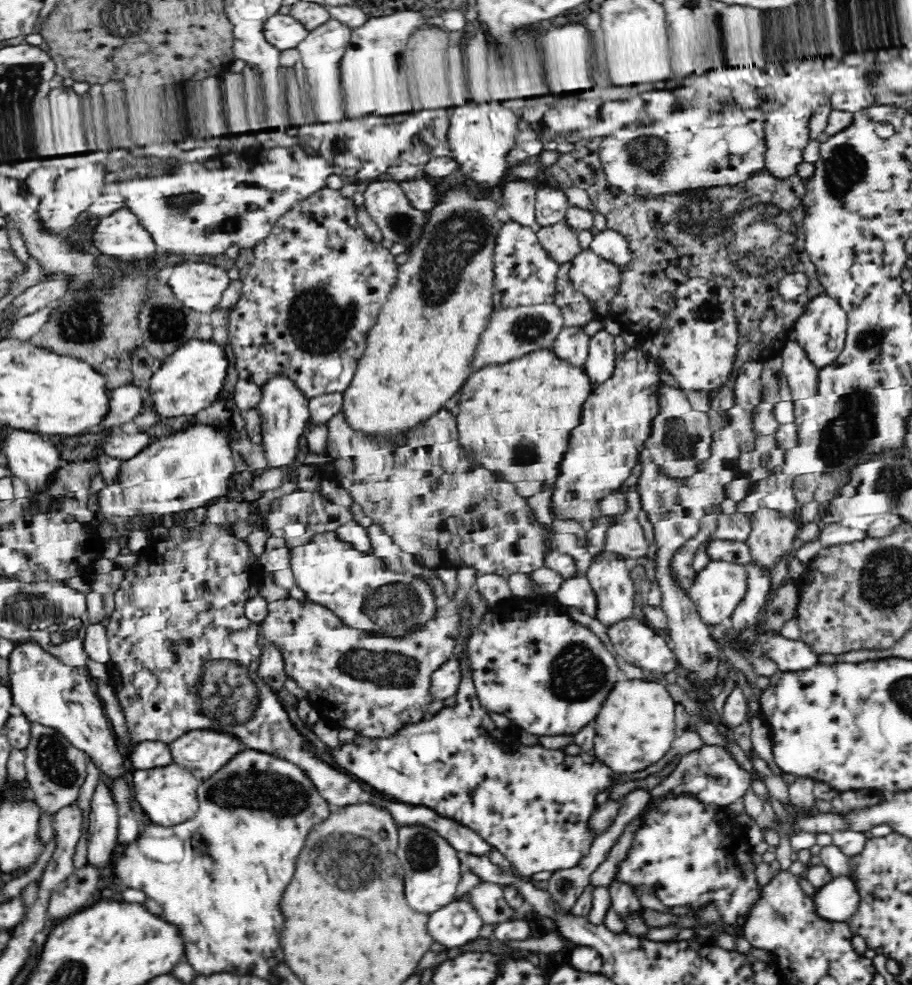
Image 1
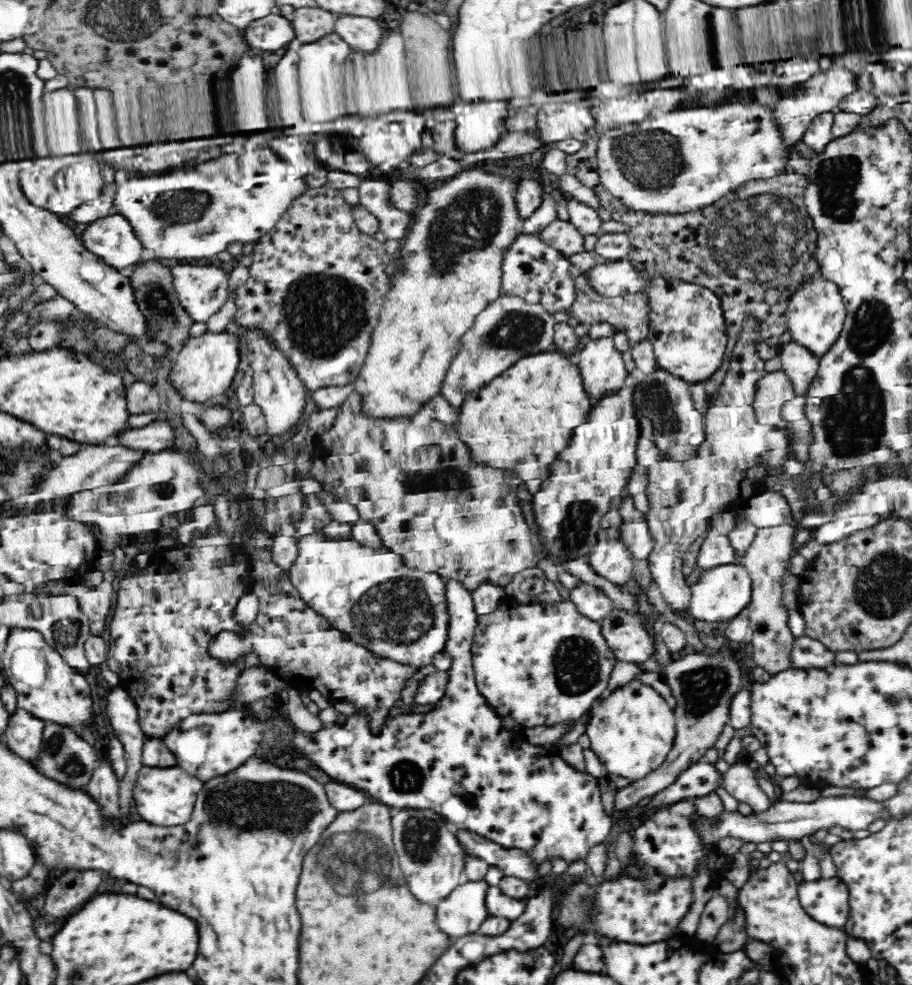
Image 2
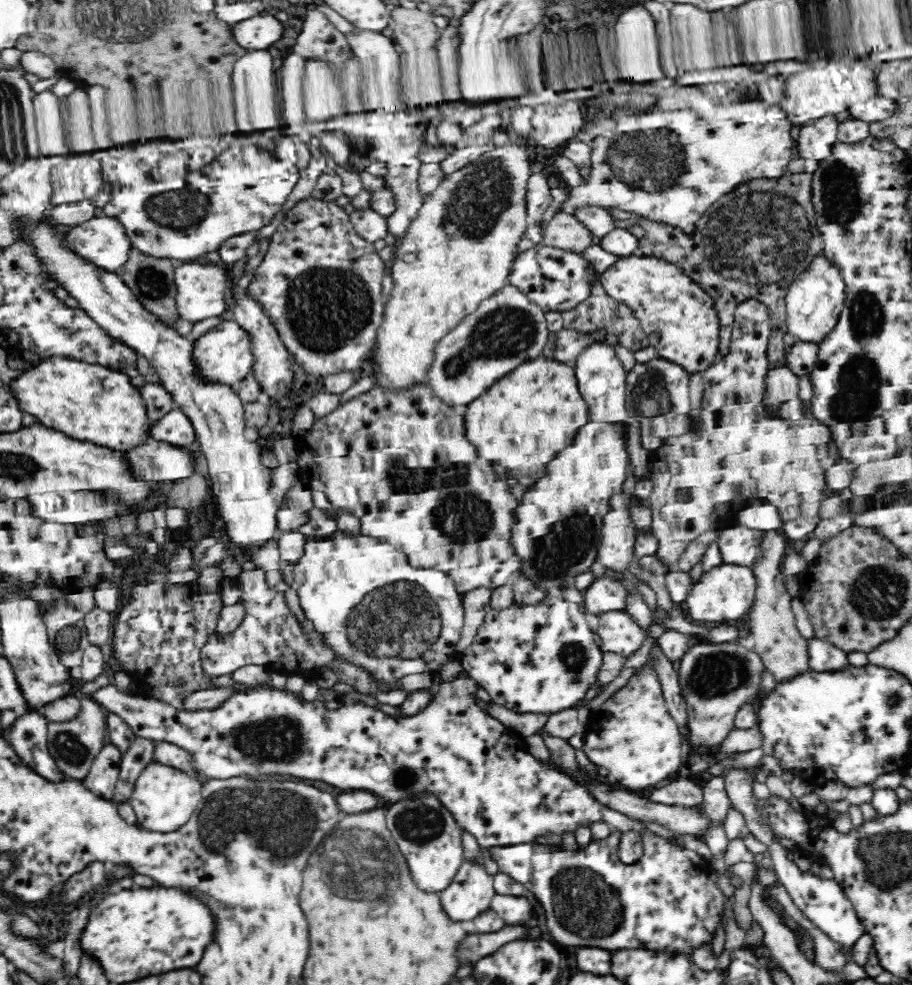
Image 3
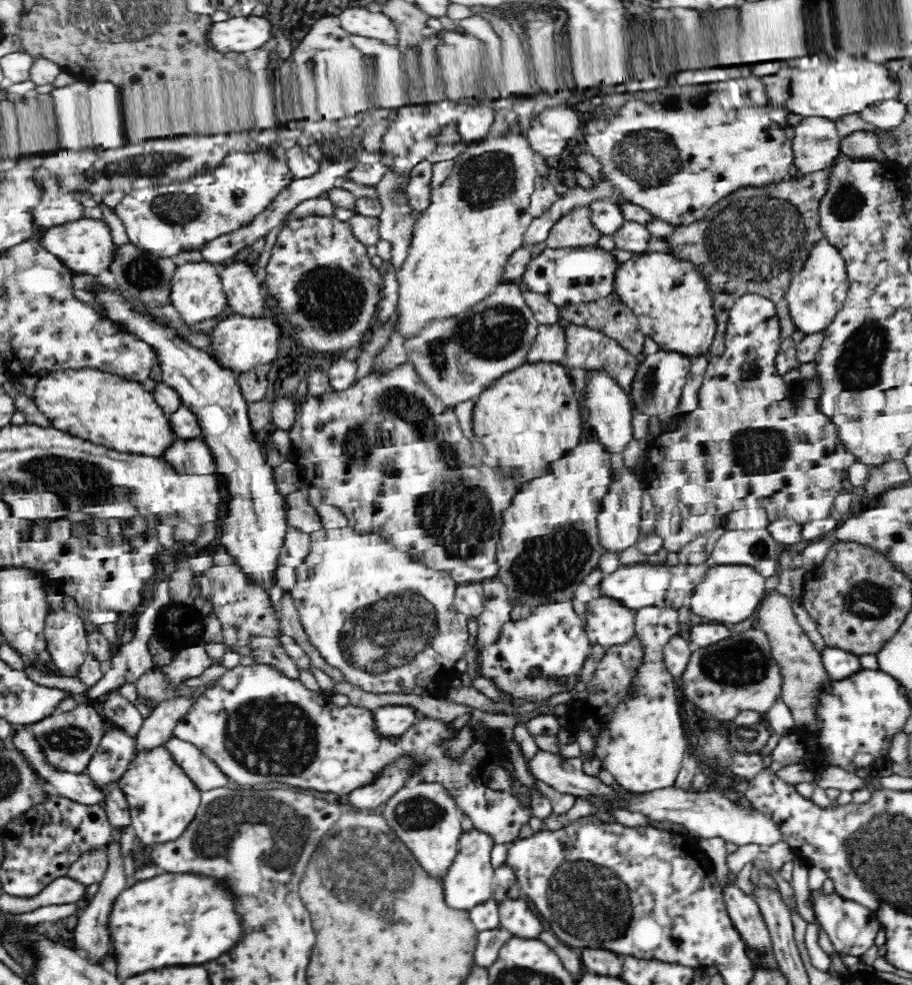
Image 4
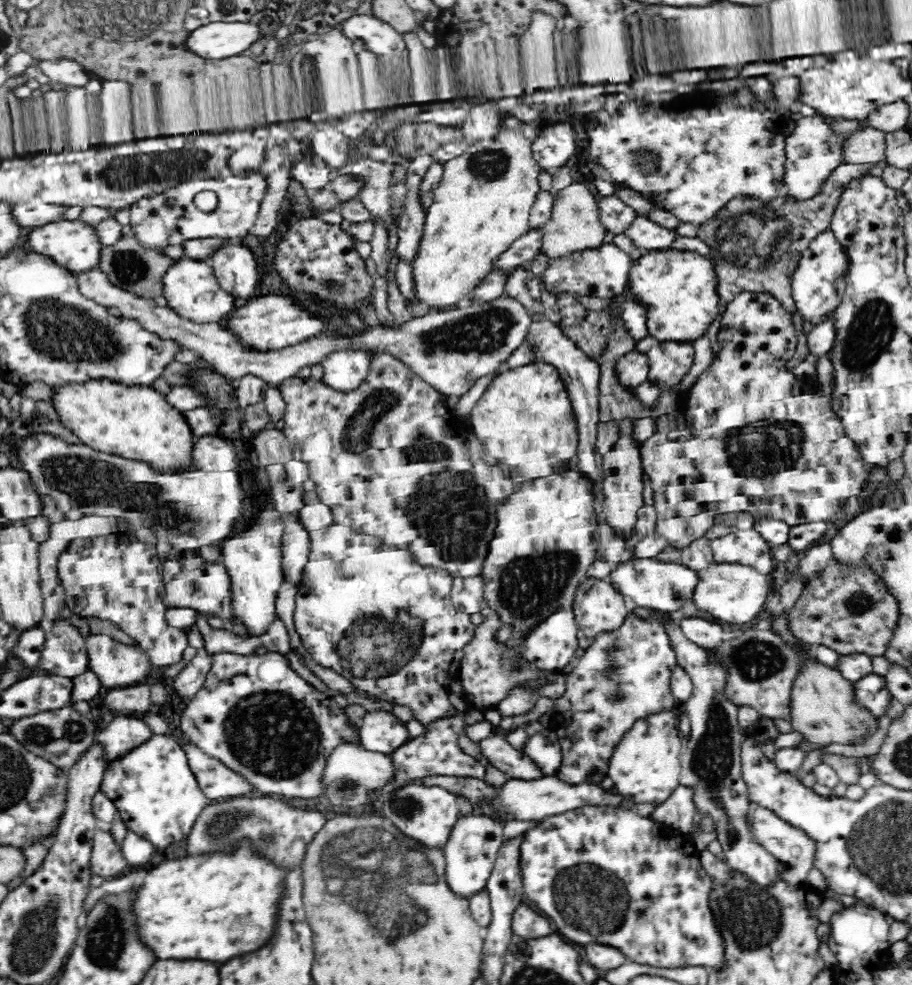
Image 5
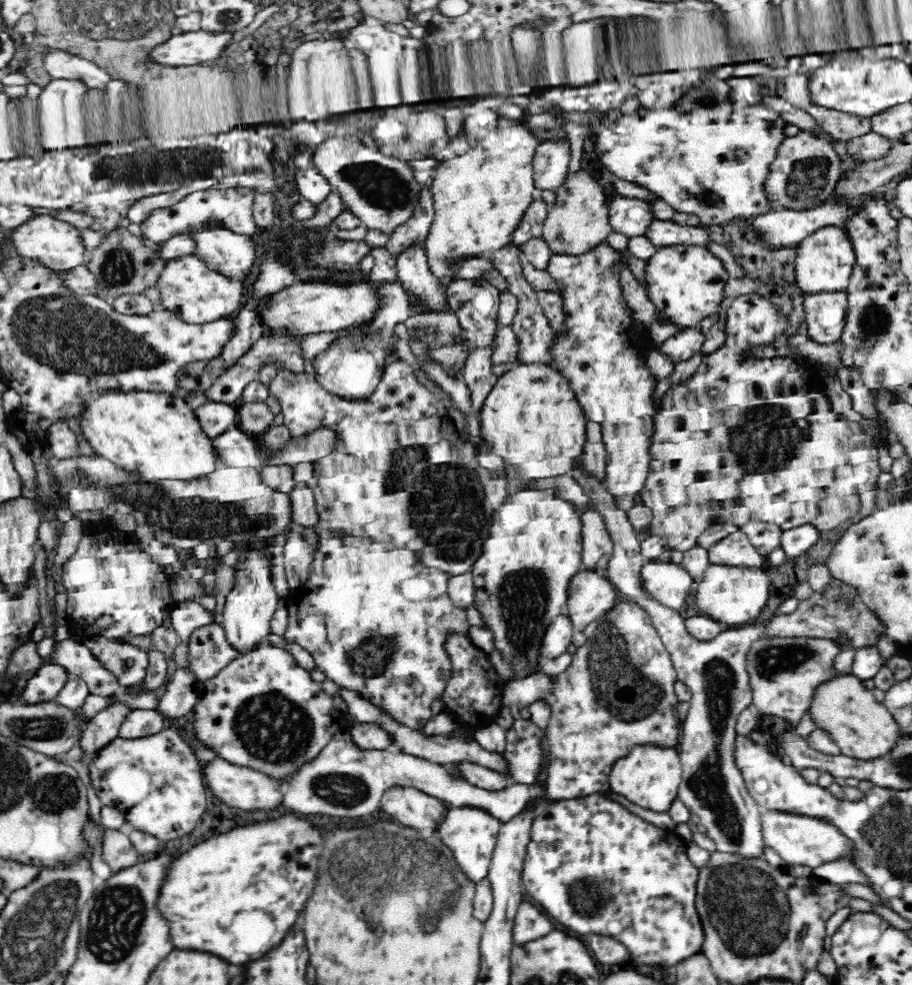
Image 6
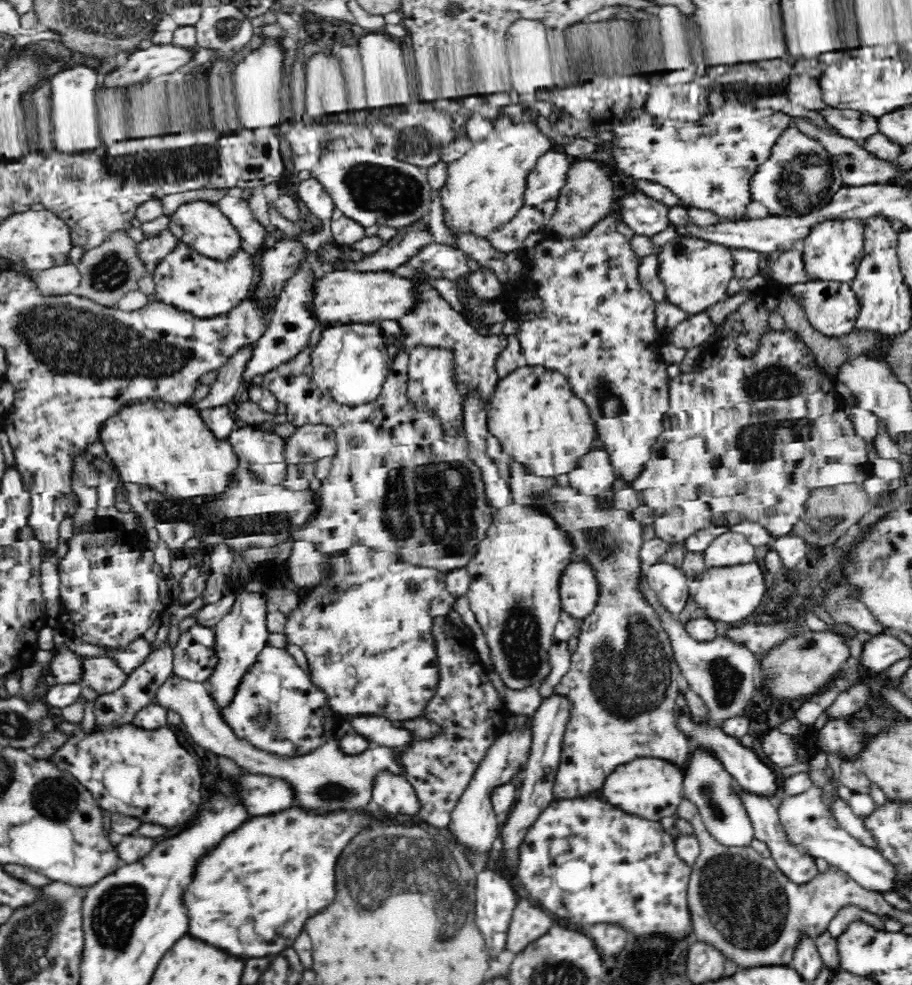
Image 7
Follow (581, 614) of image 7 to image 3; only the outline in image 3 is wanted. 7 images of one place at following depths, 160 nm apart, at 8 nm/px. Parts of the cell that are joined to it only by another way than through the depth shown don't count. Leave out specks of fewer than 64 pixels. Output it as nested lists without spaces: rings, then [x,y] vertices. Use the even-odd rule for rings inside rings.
[[[612,610],[598,616],[595,630],[604,652],[620,654],[625,659],[632,656],[646,642],[644,631],[625,610]]]

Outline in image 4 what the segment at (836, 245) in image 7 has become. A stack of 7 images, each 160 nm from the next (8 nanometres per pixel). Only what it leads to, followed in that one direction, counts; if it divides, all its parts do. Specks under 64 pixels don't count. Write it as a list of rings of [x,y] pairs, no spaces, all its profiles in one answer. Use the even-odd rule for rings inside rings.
[[[824,238],[809,253],[802,271],[792,278],[786,293],[786,301],[794,326],[802,334],[812,335],[824,332],[844,307],[849,289],[846,264],[836,248]]]

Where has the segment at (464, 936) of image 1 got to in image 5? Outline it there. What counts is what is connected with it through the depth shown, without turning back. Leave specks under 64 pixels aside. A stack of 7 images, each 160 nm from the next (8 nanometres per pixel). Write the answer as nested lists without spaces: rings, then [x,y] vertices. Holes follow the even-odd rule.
[[[462,816],[454,828],[446,846],[444,846],[445,878],[449,890],[457,898],[470,901],[479,892],[486,889],[488,880],[499,858],[499,850],[503,845],[503,823],[496,822],[487,816]]]

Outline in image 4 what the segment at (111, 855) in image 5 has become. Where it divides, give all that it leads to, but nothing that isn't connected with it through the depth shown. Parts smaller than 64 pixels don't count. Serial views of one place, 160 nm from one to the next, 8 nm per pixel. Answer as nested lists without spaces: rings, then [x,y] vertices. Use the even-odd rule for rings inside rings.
[[[107,851],[89,853],[70,868],[67,876],[92,890],[102,882],[109,866],[109,860]]]

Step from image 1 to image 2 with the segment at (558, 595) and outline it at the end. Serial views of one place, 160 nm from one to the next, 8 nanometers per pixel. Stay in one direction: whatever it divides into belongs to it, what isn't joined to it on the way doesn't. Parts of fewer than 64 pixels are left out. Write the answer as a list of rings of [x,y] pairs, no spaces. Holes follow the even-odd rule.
[[[580,582],[570,589],[570,602],[582,616],[595,621],[602,620],[614,608],[612,600],[598,587]]]

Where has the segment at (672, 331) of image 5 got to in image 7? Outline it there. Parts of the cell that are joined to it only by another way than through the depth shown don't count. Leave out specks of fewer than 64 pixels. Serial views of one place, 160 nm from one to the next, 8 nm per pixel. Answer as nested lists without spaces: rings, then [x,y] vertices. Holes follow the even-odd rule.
[[[676,237],[670,240],[656,256],[658,279],[662,283],[669,304],[674,304],[692,316],[707,312],[709,307],[727,299],[728,284],[734,278],[734,262],[728,248],[700,239]]]

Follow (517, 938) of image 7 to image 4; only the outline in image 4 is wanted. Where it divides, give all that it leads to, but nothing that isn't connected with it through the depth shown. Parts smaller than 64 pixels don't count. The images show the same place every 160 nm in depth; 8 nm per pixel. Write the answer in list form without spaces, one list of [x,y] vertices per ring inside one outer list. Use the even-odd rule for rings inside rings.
[[[523,898],[501,900],[498,905],[500,924],[513,936],[536,939],[542,932],[542,922],[534,914],[531,904]]]

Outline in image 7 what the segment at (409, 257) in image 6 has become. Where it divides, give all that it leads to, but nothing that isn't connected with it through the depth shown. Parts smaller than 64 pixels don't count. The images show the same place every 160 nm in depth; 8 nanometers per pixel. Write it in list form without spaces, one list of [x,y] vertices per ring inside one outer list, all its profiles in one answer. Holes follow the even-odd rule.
[[[418,268],[415,269],[414,274],[424,276],[410,276],[410,281],[414,283],[414,285],[411,286],[411,292],[413,292],[414,301],[416,302],[414,302],[412,308],[408,310],[406,316],[397,320],[402,328],[402,335],[399,335],[395,339],[395,342],[401,349],[412,348],[414,345],[419,344],[454,349],[454,351],[456,351],[456,368],[459,381],[458,389],[460,389],[460,393],[462,393],[462,400],[470,389],[478,389],[478,391],[482,393],[482,397],[488,402],[499,382],[499,377],[496,374],[496,360],[498,360],[498,356],[502,354],[502,350],[508,346],[508,340],[506,339],[507,334],[503,334],[502,332],[498,335],[481,336],[476,333],[476,330],[468,325],[460,312],[454,312],[452,306],[450,306],[450,304],[444,300],[442,294],[436,290],[436,286],[432,286],[430,282],[426,282],[426,280],[430,280],[430,276]]]

